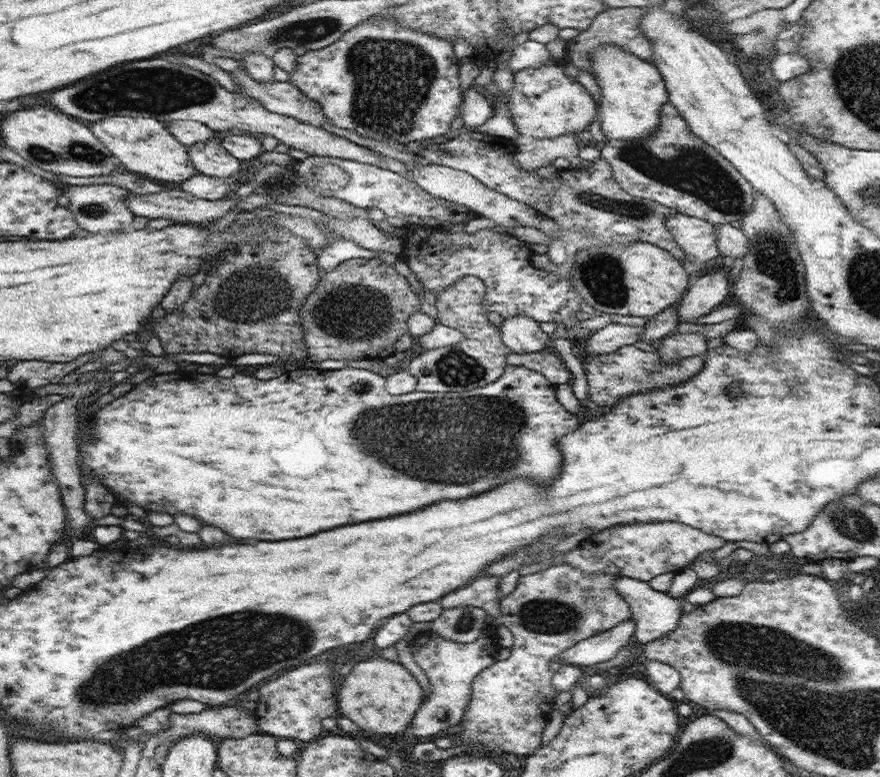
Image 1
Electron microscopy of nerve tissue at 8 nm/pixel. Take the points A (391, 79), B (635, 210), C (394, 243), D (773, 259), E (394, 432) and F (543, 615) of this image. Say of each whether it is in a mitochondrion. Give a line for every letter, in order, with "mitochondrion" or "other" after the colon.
A: mitochondrion
B: mitochondrion
C: other
D: mitochondrion
E: mitochondrion
F: mitochondrion

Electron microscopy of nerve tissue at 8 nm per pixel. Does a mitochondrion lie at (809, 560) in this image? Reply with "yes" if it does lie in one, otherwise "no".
no

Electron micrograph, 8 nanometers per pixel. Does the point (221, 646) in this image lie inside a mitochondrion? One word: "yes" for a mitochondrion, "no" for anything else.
yes

